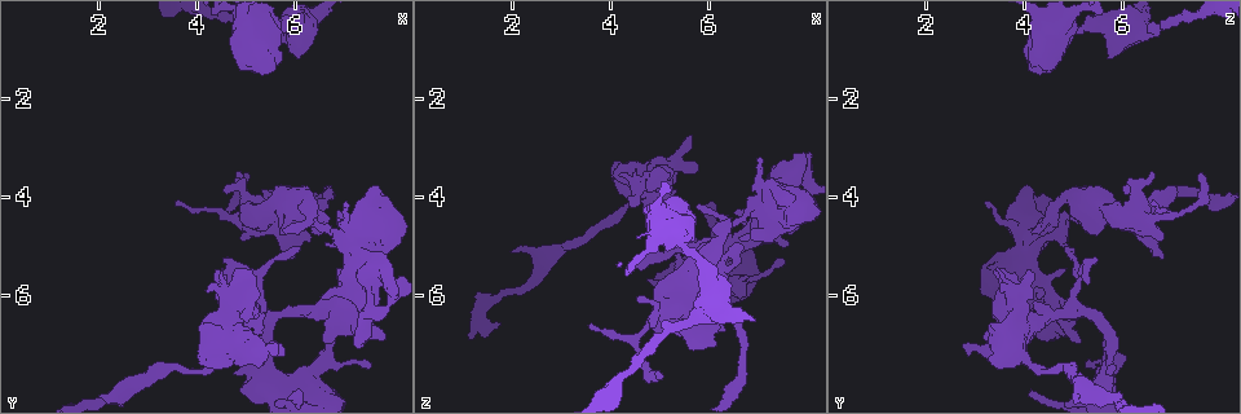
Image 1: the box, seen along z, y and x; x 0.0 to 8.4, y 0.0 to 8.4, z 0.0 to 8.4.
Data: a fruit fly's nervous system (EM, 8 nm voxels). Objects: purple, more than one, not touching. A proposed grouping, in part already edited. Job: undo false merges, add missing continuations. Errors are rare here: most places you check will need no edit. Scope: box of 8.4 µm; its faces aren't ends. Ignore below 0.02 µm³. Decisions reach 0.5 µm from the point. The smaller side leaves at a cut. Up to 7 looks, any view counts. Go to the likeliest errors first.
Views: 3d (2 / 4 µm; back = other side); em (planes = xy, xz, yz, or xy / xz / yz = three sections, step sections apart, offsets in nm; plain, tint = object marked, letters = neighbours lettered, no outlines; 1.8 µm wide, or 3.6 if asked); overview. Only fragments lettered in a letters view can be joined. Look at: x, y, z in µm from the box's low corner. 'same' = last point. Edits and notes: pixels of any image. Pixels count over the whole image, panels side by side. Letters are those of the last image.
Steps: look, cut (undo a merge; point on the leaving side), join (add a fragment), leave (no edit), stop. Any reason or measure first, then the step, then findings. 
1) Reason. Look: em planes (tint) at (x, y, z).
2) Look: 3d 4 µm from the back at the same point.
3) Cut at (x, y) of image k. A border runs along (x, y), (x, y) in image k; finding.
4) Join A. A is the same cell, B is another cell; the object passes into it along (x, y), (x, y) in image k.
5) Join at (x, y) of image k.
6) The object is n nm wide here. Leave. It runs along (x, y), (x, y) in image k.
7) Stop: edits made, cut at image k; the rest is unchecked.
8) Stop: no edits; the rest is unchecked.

Sharp bend. Look: 3d 2 µm from the back at (6.40, 4.55, 4.60).

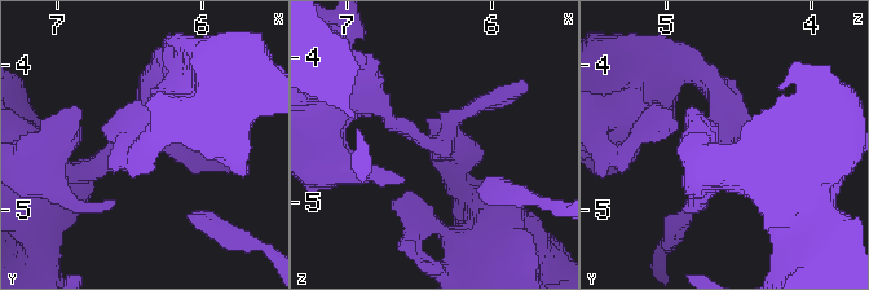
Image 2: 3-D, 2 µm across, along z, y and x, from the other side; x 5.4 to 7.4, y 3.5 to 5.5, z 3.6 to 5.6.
Look: em 3.6 µm yz step 4 (tint) at the same point.

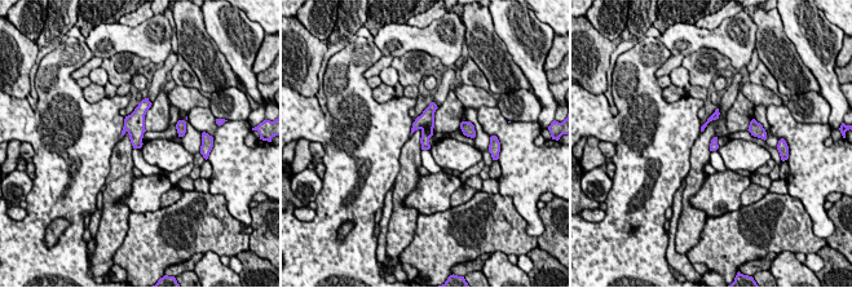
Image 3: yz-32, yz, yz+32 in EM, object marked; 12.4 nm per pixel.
Cut it another way. Look: em 3.6 µm planes (letters) at the same point.

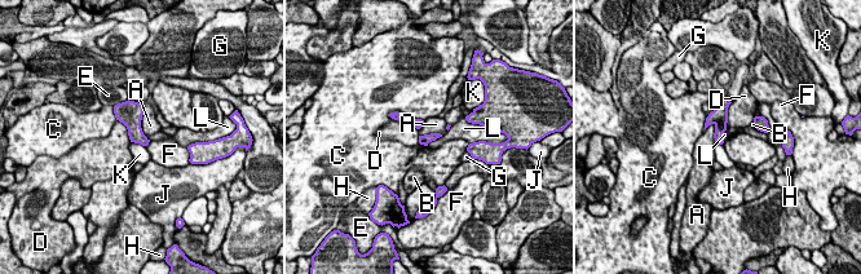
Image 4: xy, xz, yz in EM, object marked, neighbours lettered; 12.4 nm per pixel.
Leave. A, B, C, D, E, F, G, H, J, K and L are other cells; all the same cell.

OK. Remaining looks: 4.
Calibre changes. Look: em 3.6 µm xz step 4 (letters) at (4.95, 4.40, 6.50).

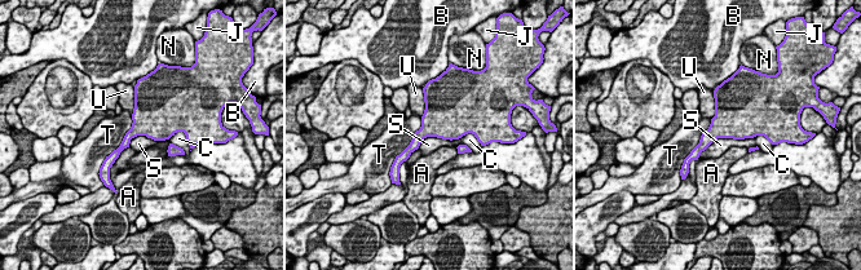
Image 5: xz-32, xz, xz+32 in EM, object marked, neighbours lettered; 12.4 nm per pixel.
The longest contact is with S, 750 nm. Leave. A, B, C, J, N, S, T and U are other cells; a border runs along (753, 137), (715, 138), (697, 158) in image 5; all the same cell.

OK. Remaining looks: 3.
Calibre changes. Look: 3d 4 µm at (4.95, 5.75, 3.70).

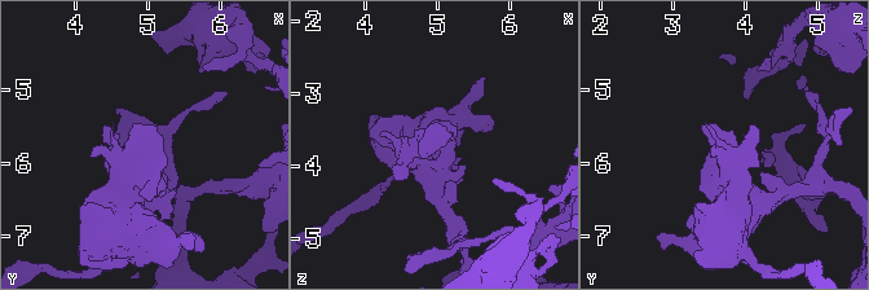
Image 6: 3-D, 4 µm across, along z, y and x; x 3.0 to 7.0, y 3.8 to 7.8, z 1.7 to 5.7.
Now the EM. Look: em xy step 4 (tint) at (4.90, 5.70, 3.65).

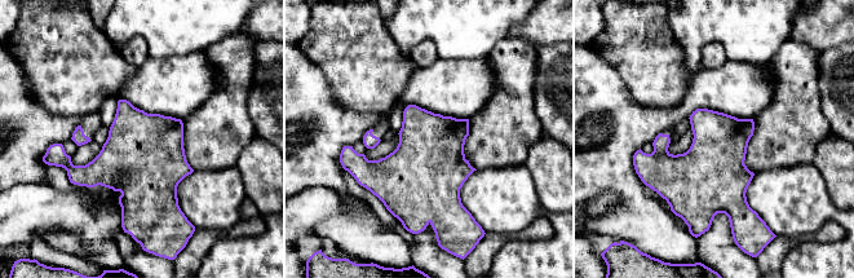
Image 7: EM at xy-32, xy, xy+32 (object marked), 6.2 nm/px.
What lies round it. Look: em xy step 4 (letters) at the same point.

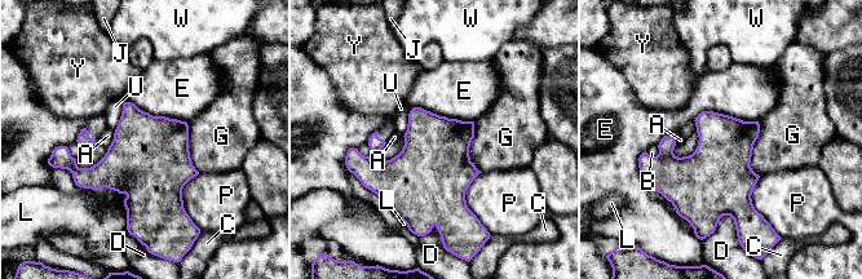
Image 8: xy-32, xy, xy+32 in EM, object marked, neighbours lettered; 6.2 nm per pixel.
The object is 360 nm wide here. Join J. J is the same cell, A, B, C, D, E, G, L, P, U, W and Y are other cells; the cell continues.

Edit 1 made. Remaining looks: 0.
Stop: edits made, join at image 8; the rest is unchecked.

